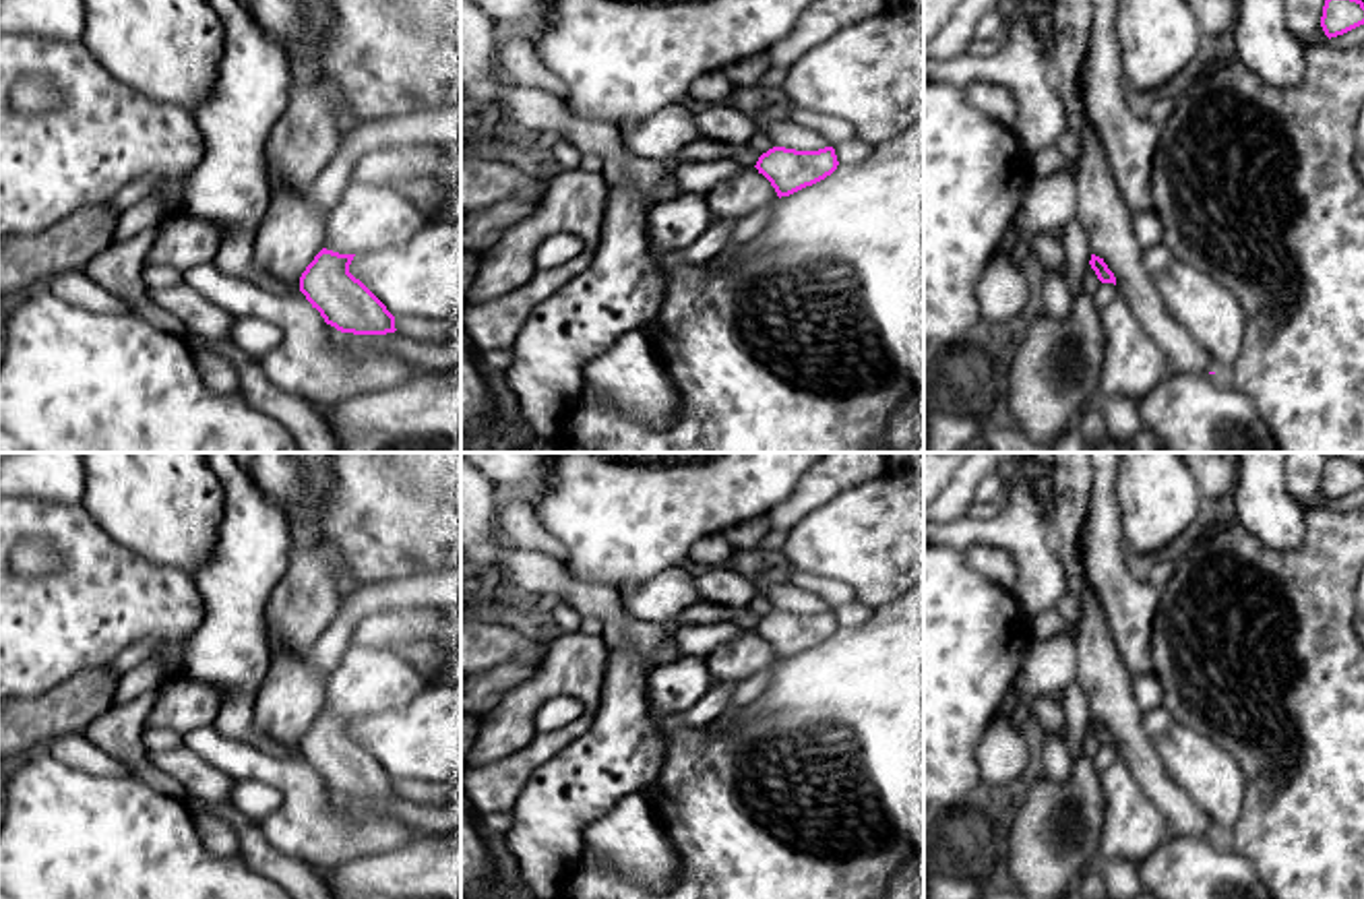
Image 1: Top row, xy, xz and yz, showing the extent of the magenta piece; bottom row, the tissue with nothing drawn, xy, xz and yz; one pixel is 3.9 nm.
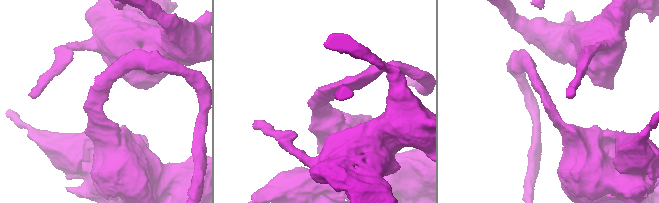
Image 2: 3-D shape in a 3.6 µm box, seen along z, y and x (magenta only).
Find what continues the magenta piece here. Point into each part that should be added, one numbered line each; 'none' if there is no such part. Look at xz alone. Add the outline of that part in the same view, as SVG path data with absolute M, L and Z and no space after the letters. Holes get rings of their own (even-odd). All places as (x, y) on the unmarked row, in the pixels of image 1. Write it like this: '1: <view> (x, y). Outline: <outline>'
1: xz (749, 656). Outline: M748 628L736 641L713 651L705 661L715 684L740 684L773 668L779 659L771 645L754 628Z

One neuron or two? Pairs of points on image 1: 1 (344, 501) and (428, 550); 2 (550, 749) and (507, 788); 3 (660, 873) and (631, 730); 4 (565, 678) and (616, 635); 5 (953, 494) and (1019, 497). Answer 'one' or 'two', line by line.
1: one
2: one
3: two
4: two
5: two

